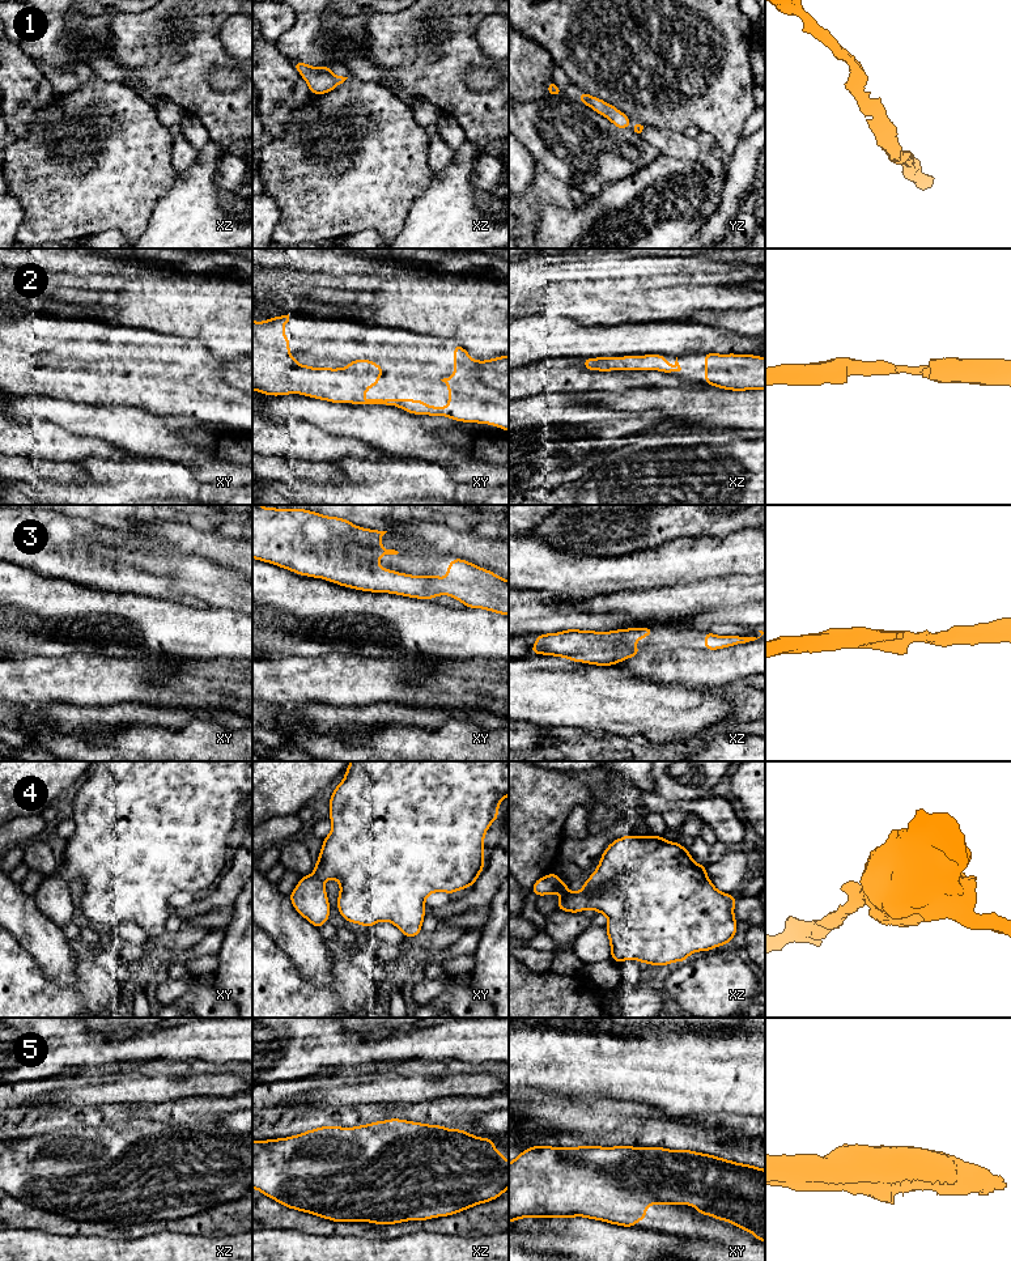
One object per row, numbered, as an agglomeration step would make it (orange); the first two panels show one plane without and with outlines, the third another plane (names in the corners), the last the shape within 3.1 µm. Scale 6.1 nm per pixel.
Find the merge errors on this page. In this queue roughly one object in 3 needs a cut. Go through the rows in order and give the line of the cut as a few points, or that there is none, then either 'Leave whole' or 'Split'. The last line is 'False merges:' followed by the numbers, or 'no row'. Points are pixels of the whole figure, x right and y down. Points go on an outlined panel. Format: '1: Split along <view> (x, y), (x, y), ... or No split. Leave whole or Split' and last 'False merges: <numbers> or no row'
1: No split. Leave whole
2: No split. Leave whole
3: No split. Leave whole
4: No split. Leave whole
5: No split. Leave whole
False merges: no row

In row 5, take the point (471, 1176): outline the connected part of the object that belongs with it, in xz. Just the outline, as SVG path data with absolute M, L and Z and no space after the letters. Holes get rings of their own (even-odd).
M399 1118L377 1121L354 1128L322 1126L288 1138L252 1141L252 1188L277 1201L283 1206L322 1217L334 1222L370 1222L375 1224L395 1224L407 1220L426 1220L449 1217L472 1206L498 1198L509 1188L509 1160L494 1147L492 1138L480 1138L464 1130L450 1130L439 1125L428 1125Z

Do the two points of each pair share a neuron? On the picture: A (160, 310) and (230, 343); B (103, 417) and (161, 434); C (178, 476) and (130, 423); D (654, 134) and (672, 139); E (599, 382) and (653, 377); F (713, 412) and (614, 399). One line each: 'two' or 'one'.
A: one
B: one
C: two
D: one
E: one
F: one

